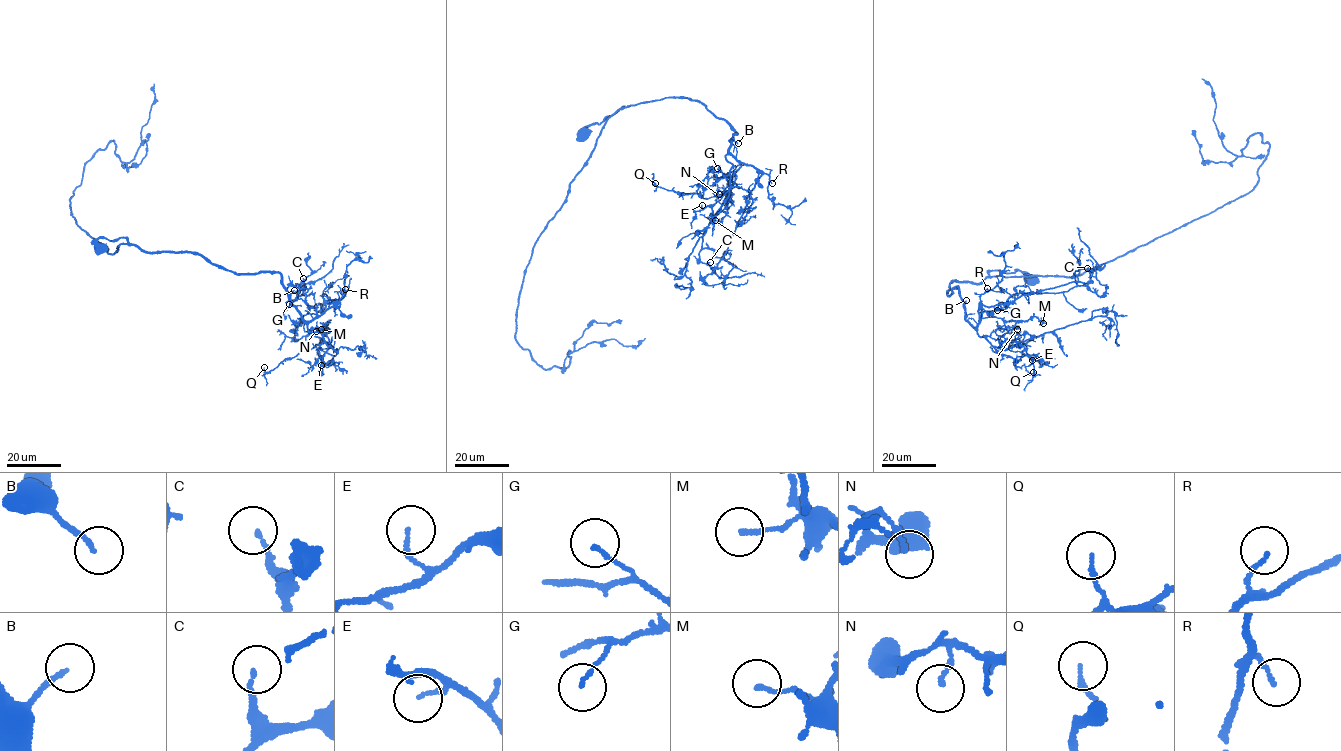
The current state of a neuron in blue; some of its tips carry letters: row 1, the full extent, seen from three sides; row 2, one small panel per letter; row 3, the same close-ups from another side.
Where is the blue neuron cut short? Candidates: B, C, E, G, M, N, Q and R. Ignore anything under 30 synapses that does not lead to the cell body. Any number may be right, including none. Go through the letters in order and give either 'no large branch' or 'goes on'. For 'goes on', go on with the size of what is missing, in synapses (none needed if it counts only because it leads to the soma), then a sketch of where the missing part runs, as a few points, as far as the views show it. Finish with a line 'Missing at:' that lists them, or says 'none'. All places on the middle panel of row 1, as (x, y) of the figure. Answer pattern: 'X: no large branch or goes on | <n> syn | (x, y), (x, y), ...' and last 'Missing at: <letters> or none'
B: goes on | 50 syn | (738, 143), (742, 149), (753, 149), (762, 155), (757, 168), (760, 180), (756, 200)
C: no large branch
E: no large branch
G: no large branch
M: no large branch
N: no large branch
Q: no large branch
R: no large branch
Missing at: B

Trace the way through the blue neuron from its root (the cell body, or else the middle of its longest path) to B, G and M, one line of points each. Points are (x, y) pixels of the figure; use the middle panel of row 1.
B: (584, 133), (622, 107), (687, 97), (700, 101), (725, 121), (736, 132), (732, 137), (738, 143)
G: (584, 133), (622, 107), (689, 97), (737, 133), (728, 149), (740, 165), (729, 183), (717, 168)
M: (584, 133), (622, 107), (700, 101), (737, 133), (725, 156), (735, 178), (726, 215), (715, 220)

